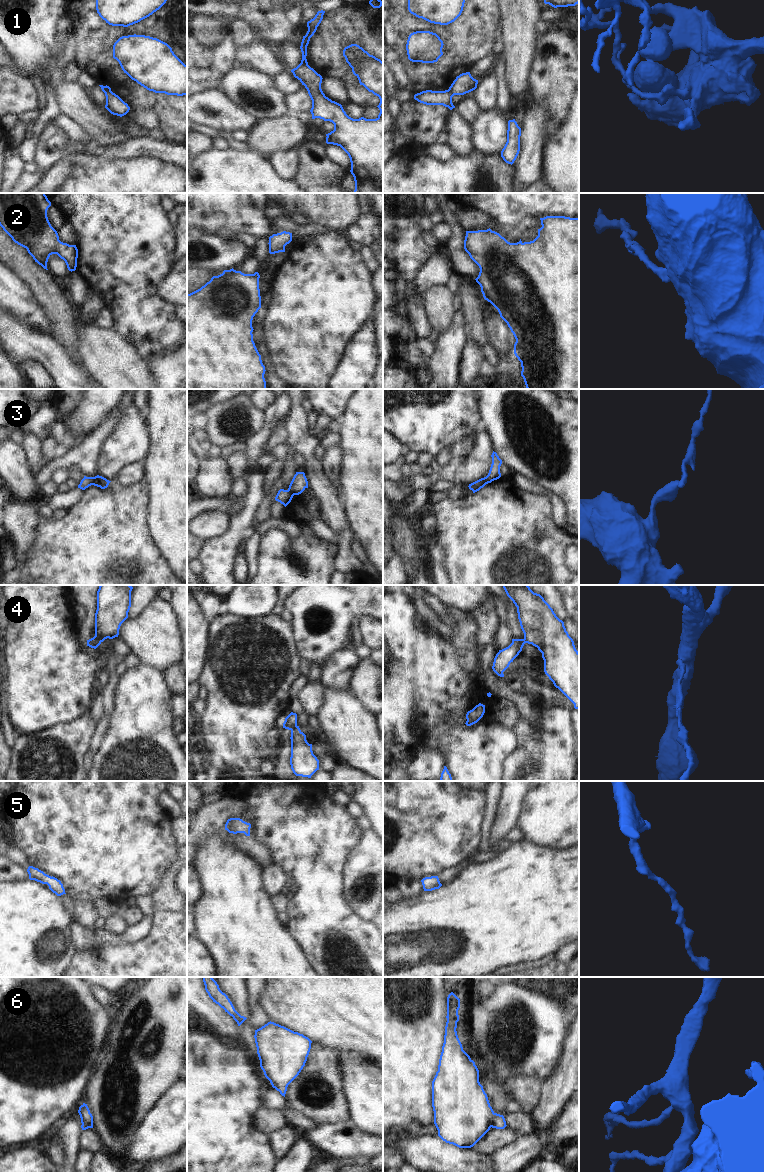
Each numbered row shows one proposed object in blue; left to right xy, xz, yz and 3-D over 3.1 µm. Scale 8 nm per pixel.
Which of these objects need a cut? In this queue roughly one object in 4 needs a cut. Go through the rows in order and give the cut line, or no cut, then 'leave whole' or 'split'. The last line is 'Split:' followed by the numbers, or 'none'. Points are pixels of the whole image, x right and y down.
1: cut xz (301, 62), (307, 65); split
2: cut none; leave whole
3: cut xy (94, 477), (92, 484); split
4: cut xy (95, 635), (101, 641); split
5: cut none; leave whole
6: cut none; leave whole
Split: 1, 3, 4

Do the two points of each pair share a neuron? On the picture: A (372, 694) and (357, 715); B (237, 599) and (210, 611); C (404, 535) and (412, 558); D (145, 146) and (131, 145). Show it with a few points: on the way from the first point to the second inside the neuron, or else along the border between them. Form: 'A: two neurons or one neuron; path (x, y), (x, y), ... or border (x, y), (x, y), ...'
A: two neurons; border (348, 688), (372, 713)
B: two neurons; border (224, 597), (225, 611)
C: one neuron; path (405, 541), (409, 552)
D: one neuron; path (142, 146), (134, 146)

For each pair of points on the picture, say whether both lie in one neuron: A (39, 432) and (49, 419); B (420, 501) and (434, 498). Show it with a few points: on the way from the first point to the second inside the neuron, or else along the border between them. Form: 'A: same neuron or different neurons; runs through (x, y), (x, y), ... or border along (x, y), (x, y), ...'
A: same neuron; runs through (41, 429), (46, 422)
B: same neuron; runs through (423, 500), (431, 498)

